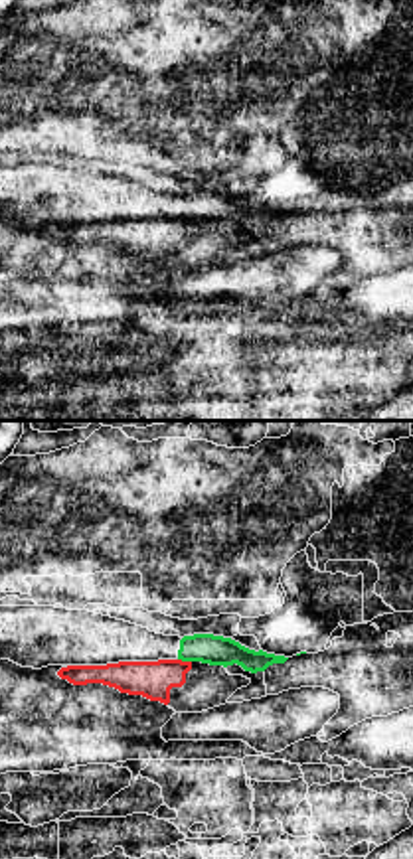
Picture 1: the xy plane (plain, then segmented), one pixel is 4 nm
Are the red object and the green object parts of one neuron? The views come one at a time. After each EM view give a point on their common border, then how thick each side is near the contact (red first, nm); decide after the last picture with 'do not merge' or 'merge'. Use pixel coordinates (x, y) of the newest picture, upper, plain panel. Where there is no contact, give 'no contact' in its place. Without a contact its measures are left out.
contact (184, 220); calibres 160 and 130 nm

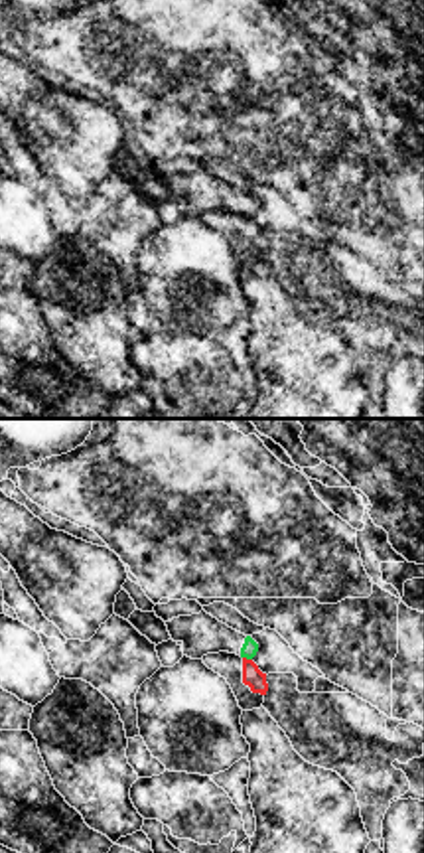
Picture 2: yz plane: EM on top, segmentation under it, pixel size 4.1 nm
contact (245, 216); calibres 80 and 70 nm

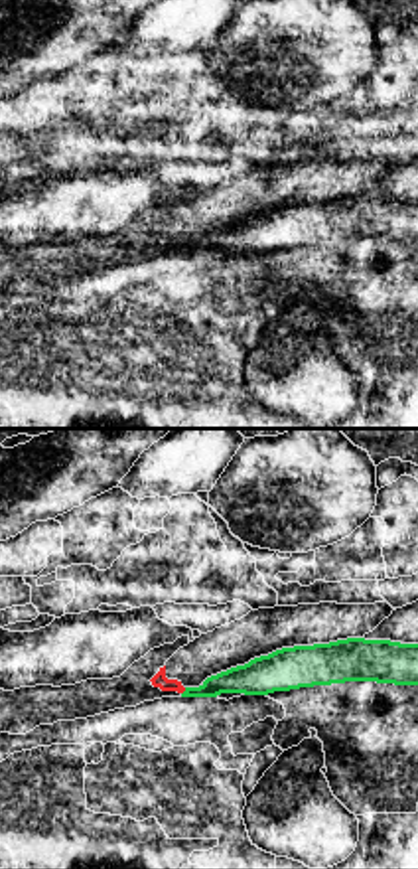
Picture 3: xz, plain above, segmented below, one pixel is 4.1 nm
contact (184, 247); calibres 60 and 110 nm

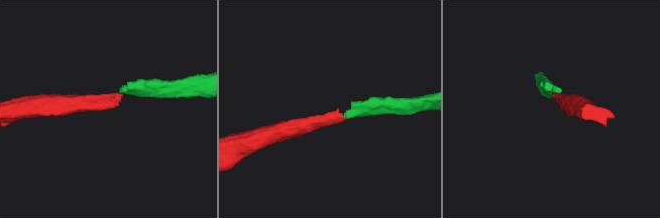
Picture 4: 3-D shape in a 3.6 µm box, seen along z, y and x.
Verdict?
do not merge

